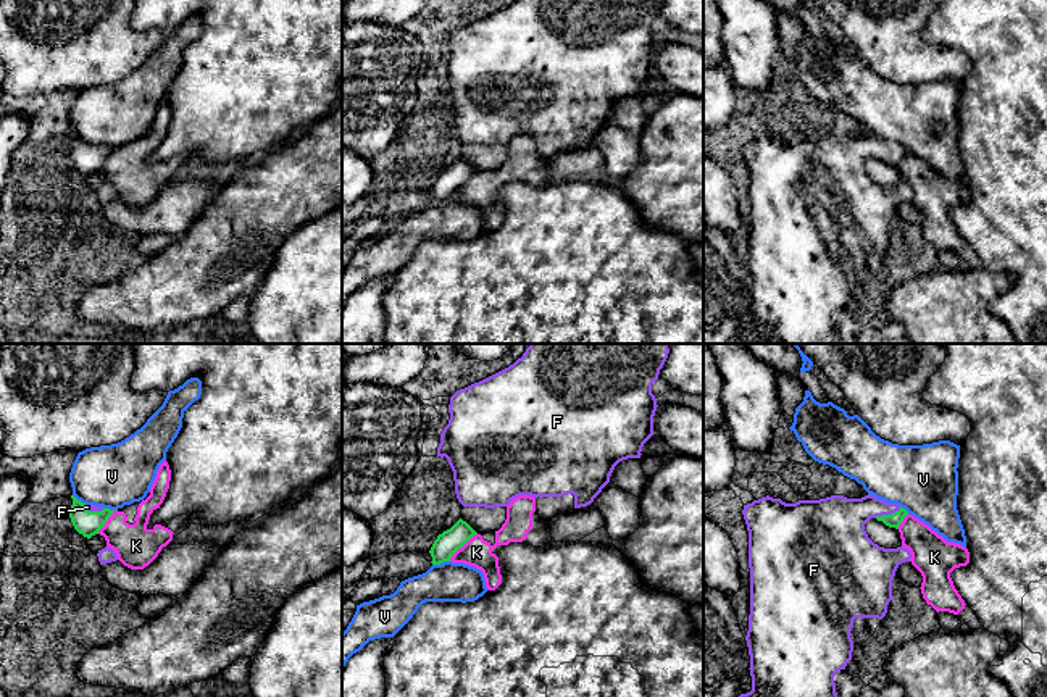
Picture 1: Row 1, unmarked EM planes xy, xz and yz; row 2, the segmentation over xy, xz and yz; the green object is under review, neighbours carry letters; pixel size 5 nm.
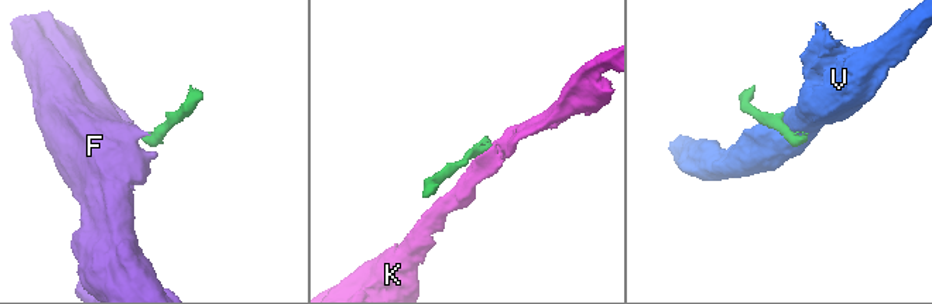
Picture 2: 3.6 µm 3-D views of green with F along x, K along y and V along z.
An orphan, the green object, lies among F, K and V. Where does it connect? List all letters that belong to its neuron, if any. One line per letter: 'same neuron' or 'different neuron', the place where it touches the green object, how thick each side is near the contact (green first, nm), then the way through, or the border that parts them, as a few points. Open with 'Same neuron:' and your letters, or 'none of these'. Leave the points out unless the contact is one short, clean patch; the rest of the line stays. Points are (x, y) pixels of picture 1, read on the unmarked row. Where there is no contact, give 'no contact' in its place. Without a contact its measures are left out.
Same neuron: F
F: same neuron; meets green in yz at (888, 154); 70 nm thick on the green side, 260 nm on the other; runs through yz (894, 158), (888, 154), (855, 150), (839, 162)
K: different neuron; meets green in xz at (462, 184); 120 nm thick on the green side, 150 nm on the other; border along xz (476, 171), (449, 199)
V: different neuron; meets green in xz at (441, 200); 120 nm thick on the green side, 200 nm on the other

